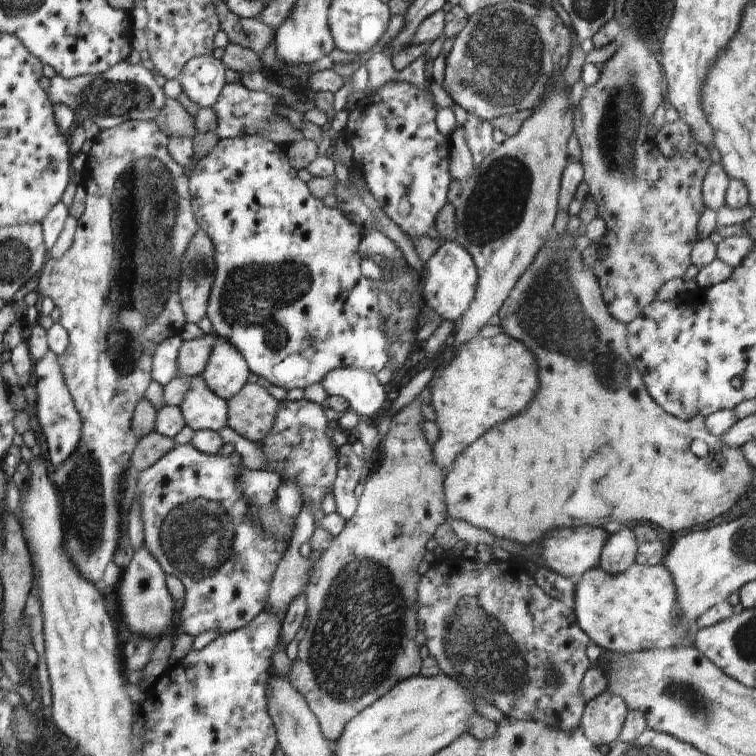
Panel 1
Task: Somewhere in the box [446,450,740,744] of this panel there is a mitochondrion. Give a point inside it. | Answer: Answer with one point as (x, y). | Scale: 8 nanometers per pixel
(685, 692)

